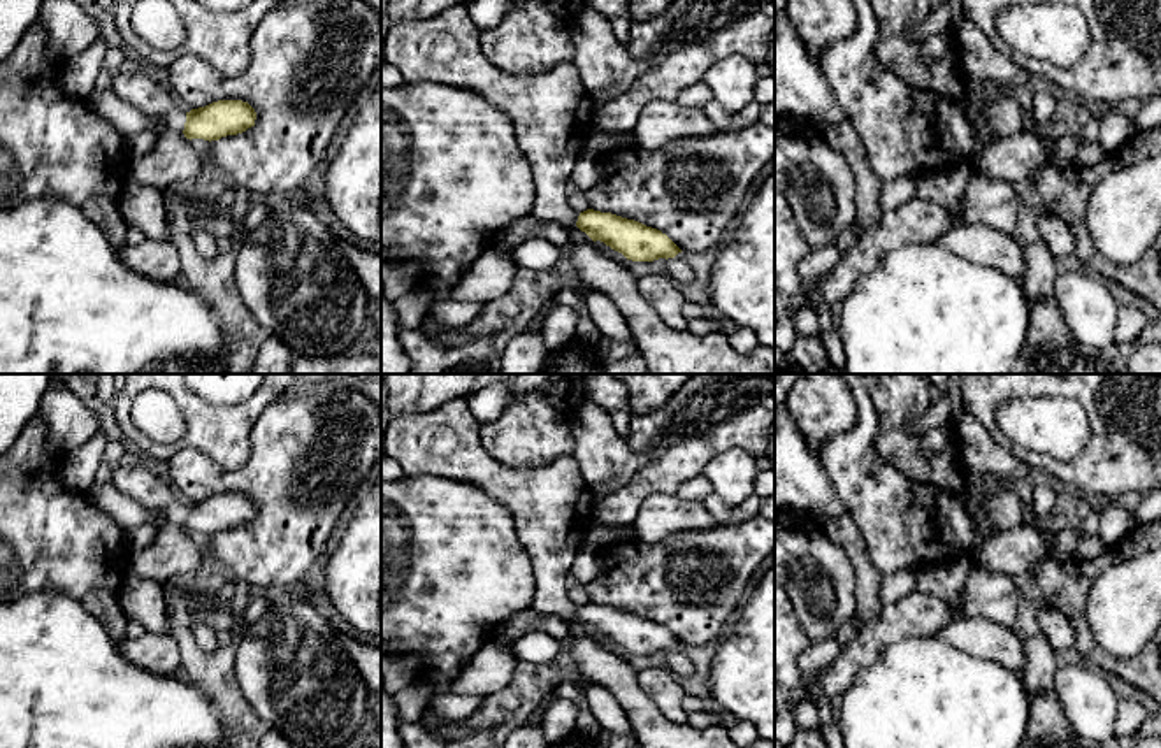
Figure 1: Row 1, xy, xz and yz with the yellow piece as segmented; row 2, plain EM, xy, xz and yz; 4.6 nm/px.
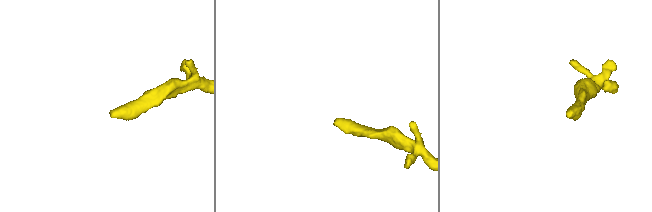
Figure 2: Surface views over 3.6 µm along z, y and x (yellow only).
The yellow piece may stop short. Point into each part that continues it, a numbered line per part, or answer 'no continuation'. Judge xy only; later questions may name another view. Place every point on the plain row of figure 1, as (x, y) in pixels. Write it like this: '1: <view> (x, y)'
1: xy (137, 481)

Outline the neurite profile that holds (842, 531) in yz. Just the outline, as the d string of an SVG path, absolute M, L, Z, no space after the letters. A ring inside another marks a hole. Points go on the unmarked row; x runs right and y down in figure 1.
M850 514L829 518L820 523L826 537L841 546L850 558L857 588L857 620L859 627L873 623L883 611L880 601L880 585L883 576L876 571L866 551L866 541L861 529Z

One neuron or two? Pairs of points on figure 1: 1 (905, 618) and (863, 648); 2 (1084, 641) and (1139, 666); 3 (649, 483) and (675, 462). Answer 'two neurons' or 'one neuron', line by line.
1: one neuron
2: one neuron
3: one neuron

